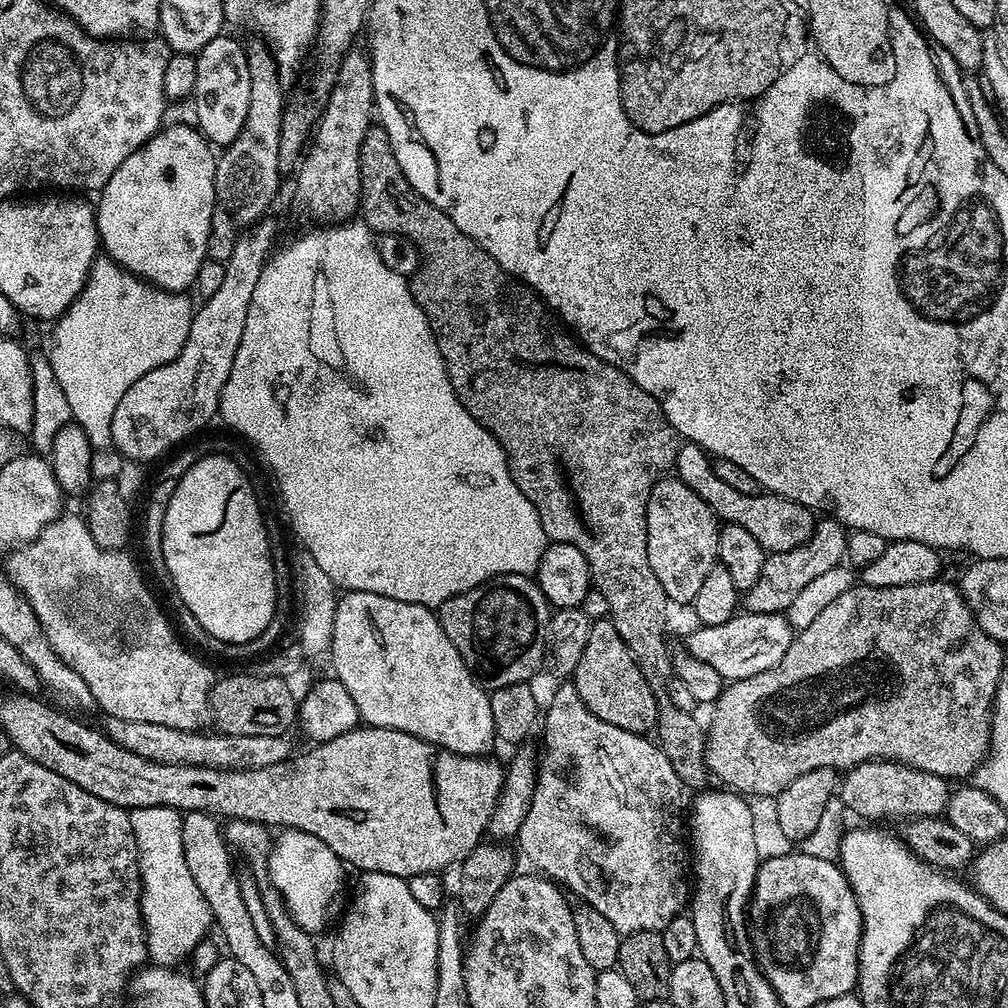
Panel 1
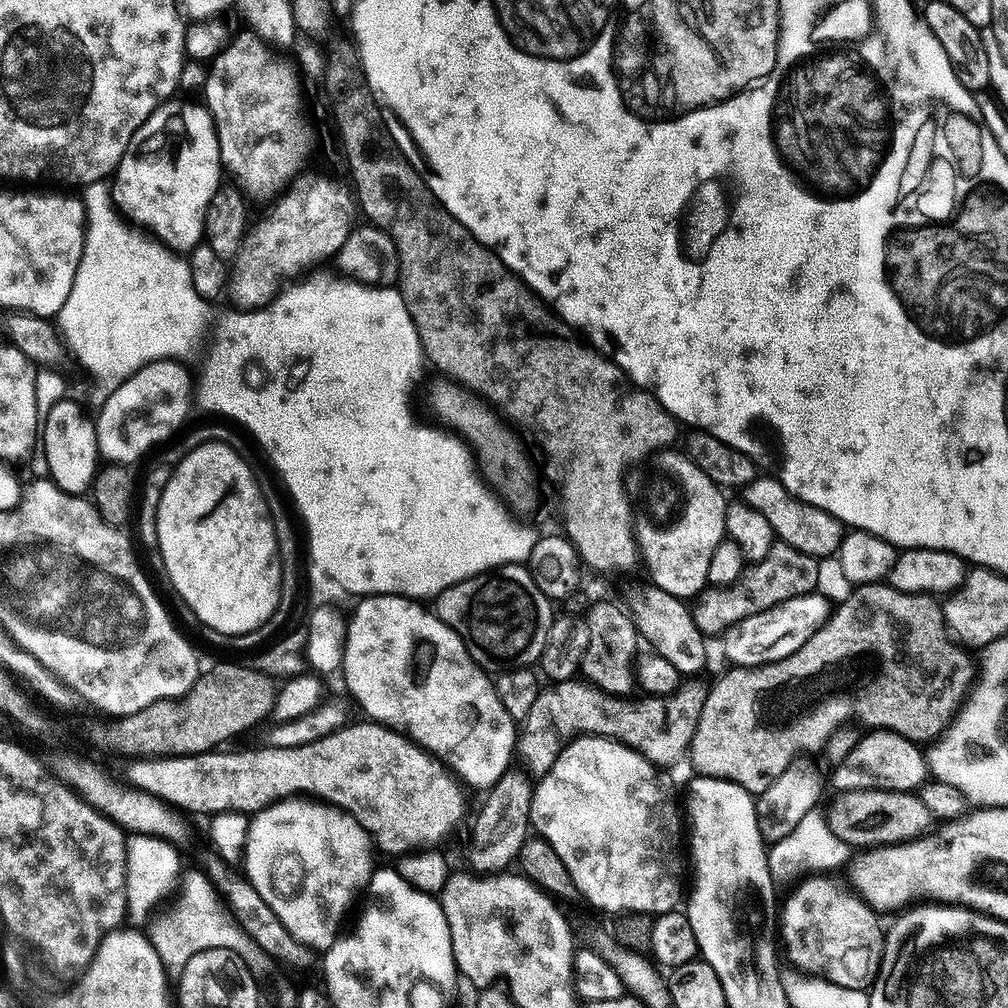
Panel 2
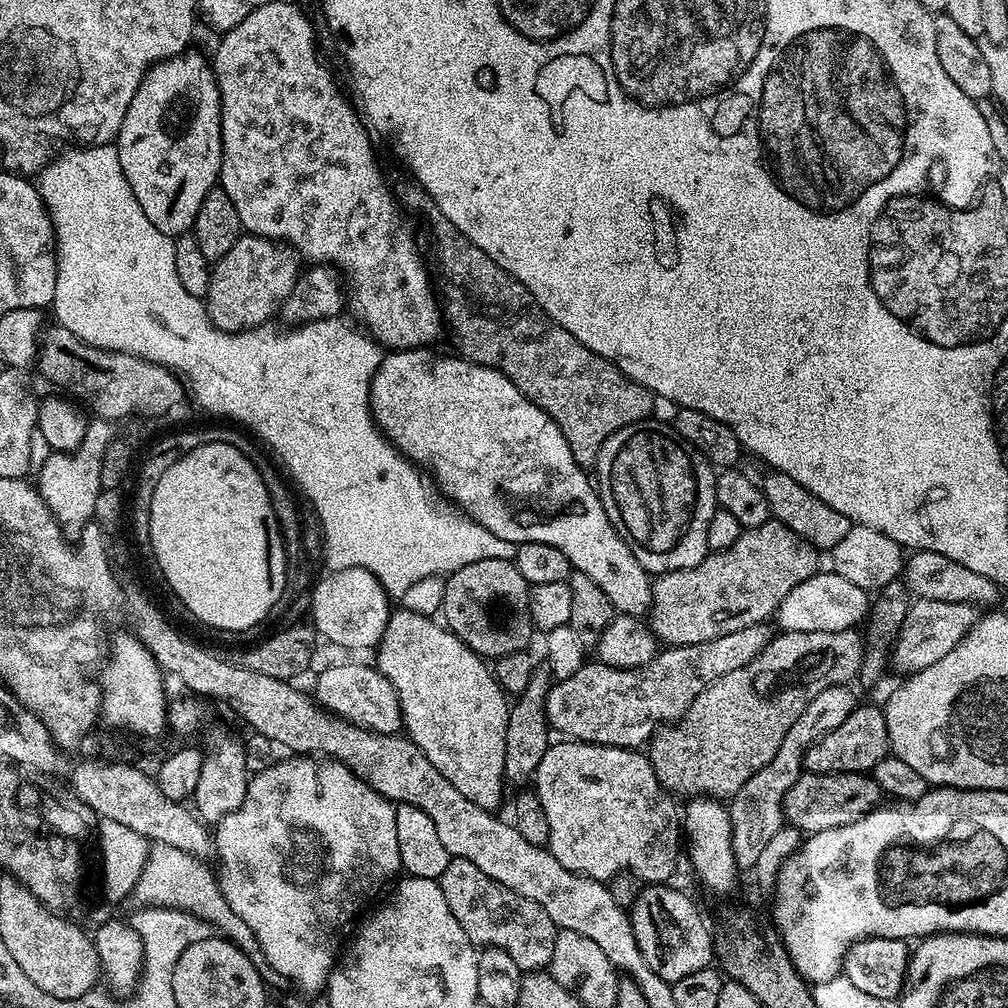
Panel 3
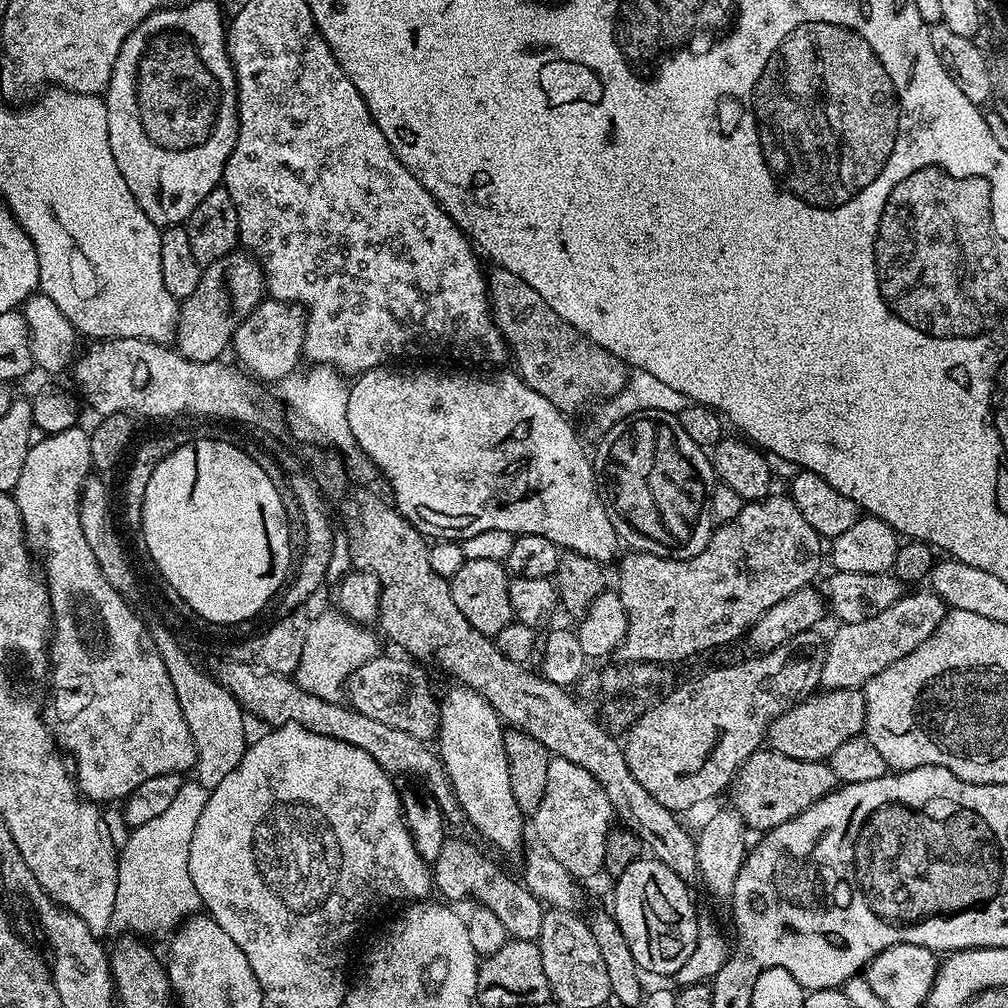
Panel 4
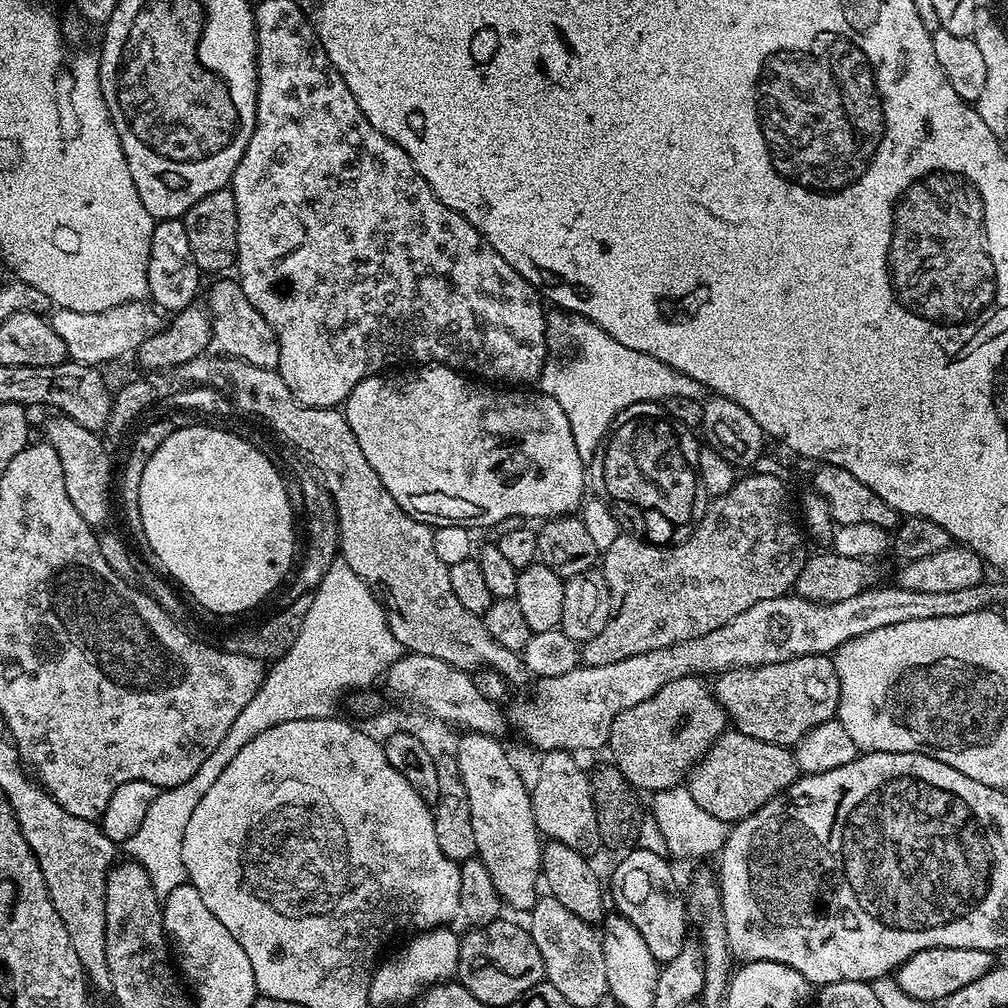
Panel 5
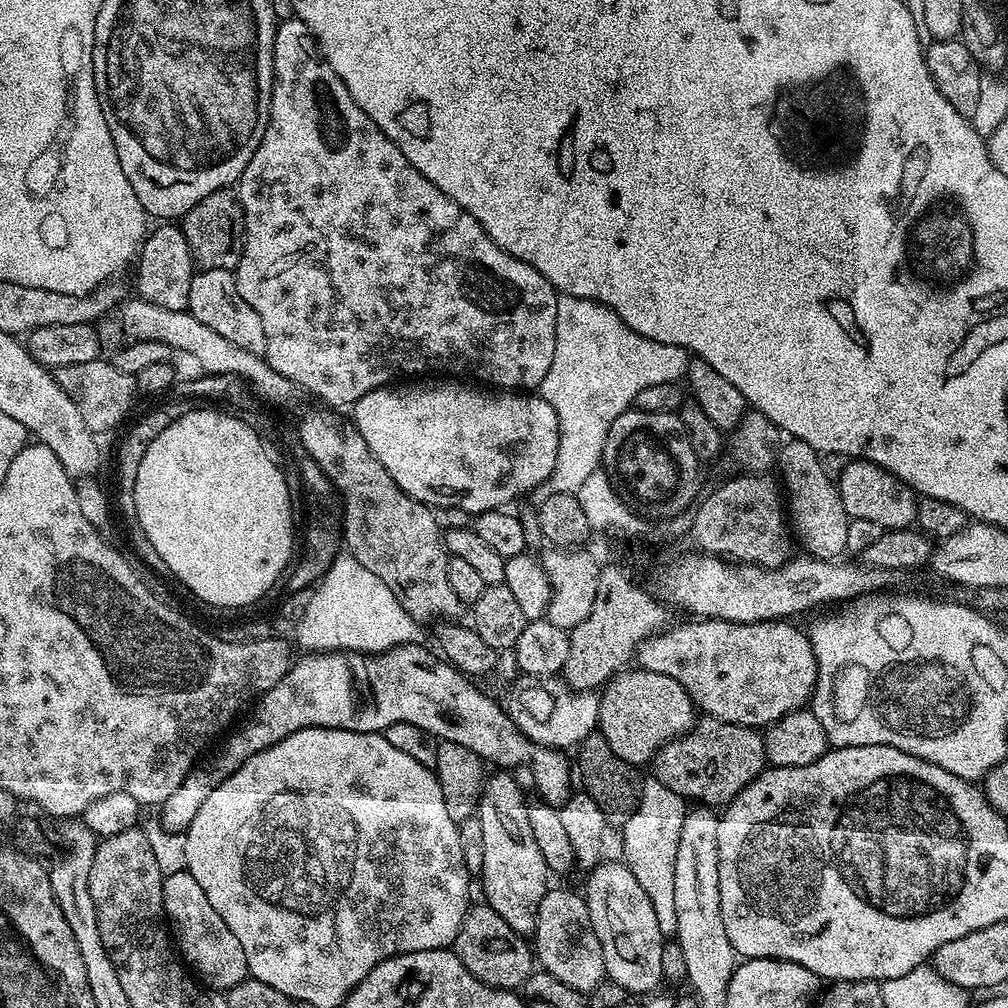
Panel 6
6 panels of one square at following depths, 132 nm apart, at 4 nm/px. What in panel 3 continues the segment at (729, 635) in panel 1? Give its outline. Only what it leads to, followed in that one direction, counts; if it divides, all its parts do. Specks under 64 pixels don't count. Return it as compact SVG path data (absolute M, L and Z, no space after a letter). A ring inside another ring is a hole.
M817 570L813 576L806 578L806 582L798 582L790 594L780 604L780 628L786 632L846 632L857 627L856 623L863 621L870 611L870 596L863 588L854 586L854 582L846 582L837 572L831 570Z

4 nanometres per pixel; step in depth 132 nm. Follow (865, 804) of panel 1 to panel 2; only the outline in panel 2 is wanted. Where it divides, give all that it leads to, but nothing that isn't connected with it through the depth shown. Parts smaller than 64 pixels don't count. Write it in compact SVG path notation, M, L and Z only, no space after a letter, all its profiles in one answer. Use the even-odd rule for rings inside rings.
M885 728L865 731L865 736L845 754L840 765L832 772L833 789L836 792L881 788L891 792L912 792L929 779L928 761L918 749L917 741L908 740L902 734Z

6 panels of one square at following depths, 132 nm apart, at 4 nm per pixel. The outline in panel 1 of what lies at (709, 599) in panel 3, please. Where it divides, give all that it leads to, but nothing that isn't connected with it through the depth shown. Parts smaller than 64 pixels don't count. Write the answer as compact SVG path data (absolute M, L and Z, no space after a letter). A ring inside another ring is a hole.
M835 518L824 519L828 520L817 519L816 531L808 543L794 550L774 552L766 556L758 580L746 591L747 611L762 614L787 613L791 603L814 578L821 577L826 570L834 570L835 567L845 563L848 554L849 529Z

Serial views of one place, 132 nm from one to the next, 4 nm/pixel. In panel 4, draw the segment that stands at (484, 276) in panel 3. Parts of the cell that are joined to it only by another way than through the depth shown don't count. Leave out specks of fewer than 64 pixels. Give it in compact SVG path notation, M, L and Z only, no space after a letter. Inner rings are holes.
M499 266L491 270L493 272L489 271L486 276L486 291L492 309L492 320L496 323L496 329L504 336L511 363L516 363L515 371L524 384L530 386L530 390L542 394L546 402L550 402L565 414L573 414L572 412L578 411L583 404L588 404L591 400L611 398L623 390L630 375L630 369L623 360L618 359L610 350L598 346L598 342L586 338L586 334L570 326L570 322L558 318L558 314L554 314L554 310L546 306L542 294L538 294L534 286L522 282L518 274L510 274L510 270Z

